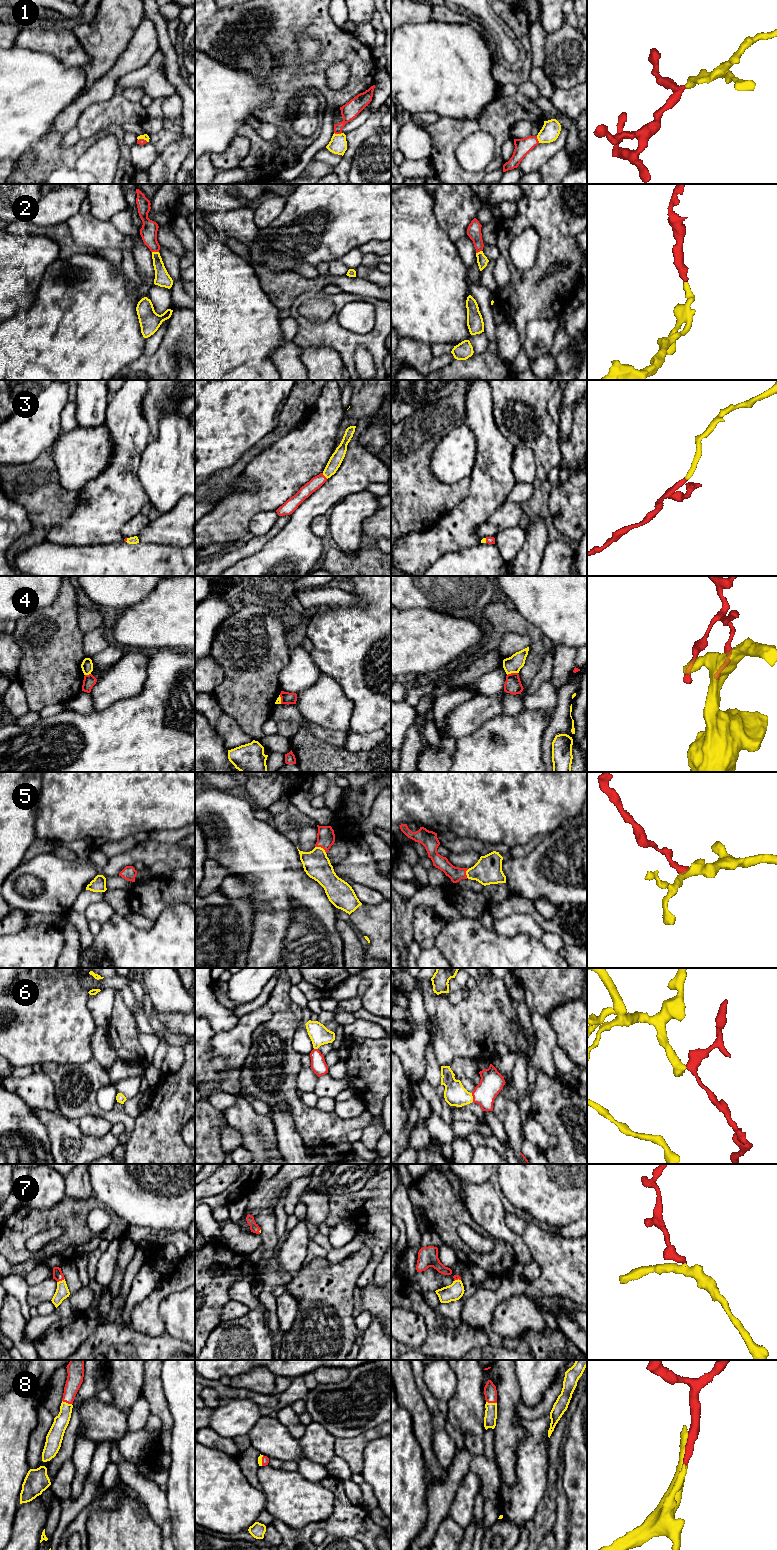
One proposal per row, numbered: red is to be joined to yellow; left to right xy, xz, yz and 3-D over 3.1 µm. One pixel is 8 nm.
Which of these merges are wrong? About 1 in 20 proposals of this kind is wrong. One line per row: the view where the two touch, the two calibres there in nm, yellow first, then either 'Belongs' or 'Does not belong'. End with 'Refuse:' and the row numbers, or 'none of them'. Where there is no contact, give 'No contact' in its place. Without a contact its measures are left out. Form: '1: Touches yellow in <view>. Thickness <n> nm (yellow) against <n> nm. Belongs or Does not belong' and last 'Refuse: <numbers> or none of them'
1: Touches yellow in xz. Thickness 140 nm (yellow) against 140 nm. Belongs
2: Touches yellow in xy. Thickness 120 nm (yellow) against 140 nm. Belongs
3: Touches yellow in xz. Thickness 100 nm (yellow) against 100 nm. Belongs
4: Touches yellow in yz. Thickness 140 nm (yellow) against 130 nm. Does not belong
5: Touches yellow in xz. Thickness 220 nm (yellow) against 140 nm. Belongs
6: Touches yellow in yz. Thickness 180 nm (yellow) against 190 nm. Belongs
7: Touches yellow in xy. Thickness 110 nm (yellow) against 80 nm. Belongs
8: Touches yellow in yz. Thickness 100 nm (yellow) against 110 nm. Belongs
Refuse: 4

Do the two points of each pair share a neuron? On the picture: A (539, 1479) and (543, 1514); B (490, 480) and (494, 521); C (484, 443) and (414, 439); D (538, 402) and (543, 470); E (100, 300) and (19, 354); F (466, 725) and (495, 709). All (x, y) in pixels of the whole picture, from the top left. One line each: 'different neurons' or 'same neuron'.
A: different neurons
B: different neurons
C: different neurons
D: same neuron
E: same neuron
F: same neuron

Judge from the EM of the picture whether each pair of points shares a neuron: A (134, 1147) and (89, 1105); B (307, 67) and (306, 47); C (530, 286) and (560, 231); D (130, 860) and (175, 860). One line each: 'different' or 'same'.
A: different
B: same
C: same
D: same

